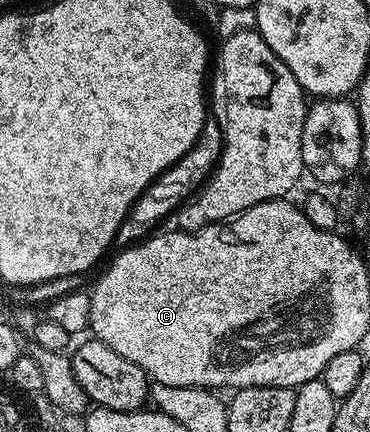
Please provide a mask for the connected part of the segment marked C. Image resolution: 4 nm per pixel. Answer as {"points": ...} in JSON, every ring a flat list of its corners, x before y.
{"points":[[281,198,279,200,267,200,258,206,254,206,250,210,241,212,238,216,233,216,230,222,221,222,219,224,210,224,207,228,199,228,197,232,186,232,183,230,175,230,176,232,164,232,161,236,152,236,149,240,141,239,139,242,133,243,129,247,125,247,120,252,121,256,109,266,104,272,104,277,96,284,96,289,91,289,88,297,88,328,91,335,95,339,105,343,114,353,121,355,122,358,129,359,130,362,136,363,142,368,145,374,151,378,155,383,165,384,166,386,174,387,190,387,202,388,207,390,219,390,224,387,227,390,235,390,237,388,294,388,297,389,301,384,310,382,311,380,319,380,323,377,324,367,330,362,328,356,334,358,332,355,332,340,326,340,326,336,332,330,332,298,330,298,330,278,326,280,326,276,320,276,320,272,324,272,324,256,332,256,332,238,336,240,343,236,337,231,327,232,322,234,322,230,318,230,318,226,311,224,306,218,306,214,299,207,296,208,292,204,287,204,287,199]]}

